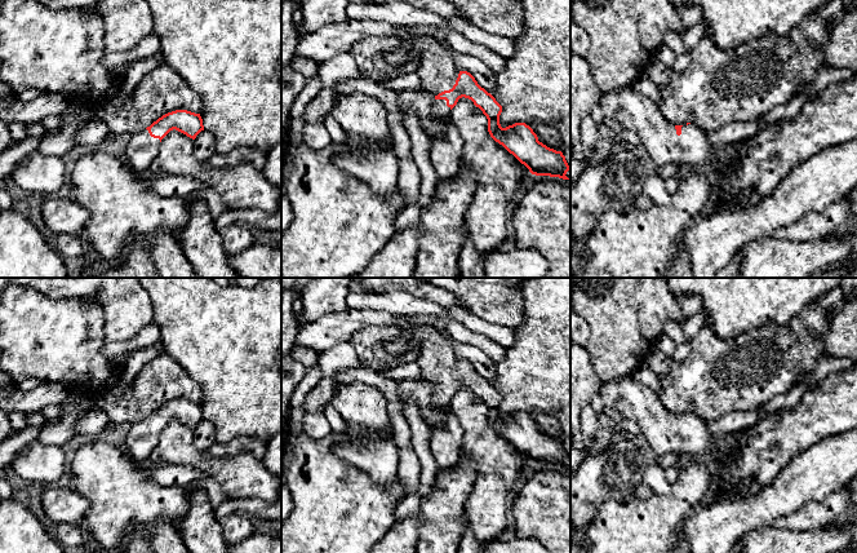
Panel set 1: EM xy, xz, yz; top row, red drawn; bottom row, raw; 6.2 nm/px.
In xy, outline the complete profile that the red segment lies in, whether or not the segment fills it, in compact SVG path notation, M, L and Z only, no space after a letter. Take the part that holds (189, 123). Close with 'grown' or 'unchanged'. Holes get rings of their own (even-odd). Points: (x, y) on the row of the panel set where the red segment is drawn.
M176 110L163 115L146 129L130 134L126 137L123 150L123 156L129 167L134 172L145 174L157 158L161 140L173 129L195 140L204 130L203 119L200 114Z; grown

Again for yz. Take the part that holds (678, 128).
M626 87L618 92L604 93L599 98L603 116L617 120L623 130L635 132L647 152L657 167L669 164L681 164L683 169L701 171L707 165L723 168L718 150L715 150L707 133L694 124L674 125L662 115L660 106L650 98L635 92L632 87Z; grown

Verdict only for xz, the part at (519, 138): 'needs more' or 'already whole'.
needs more

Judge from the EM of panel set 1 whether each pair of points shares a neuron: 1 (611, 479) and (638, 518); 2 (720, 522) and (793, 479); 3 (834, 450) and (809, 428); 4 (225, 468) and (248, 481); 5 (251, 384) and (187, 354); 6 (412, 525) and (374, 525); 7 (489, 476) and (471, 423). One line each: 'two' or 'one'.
1: two
2: one
3: two
4: one
5: one
6: two
7: one

